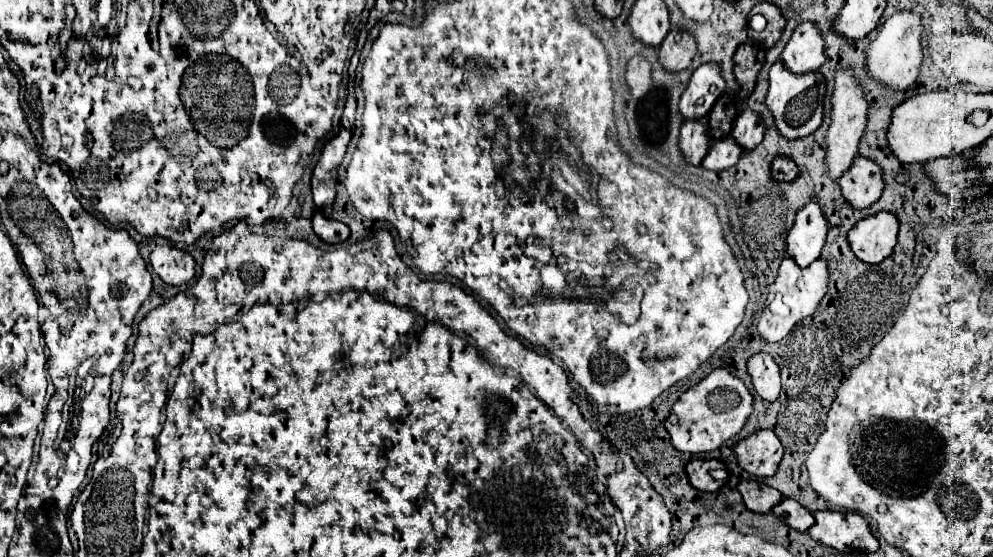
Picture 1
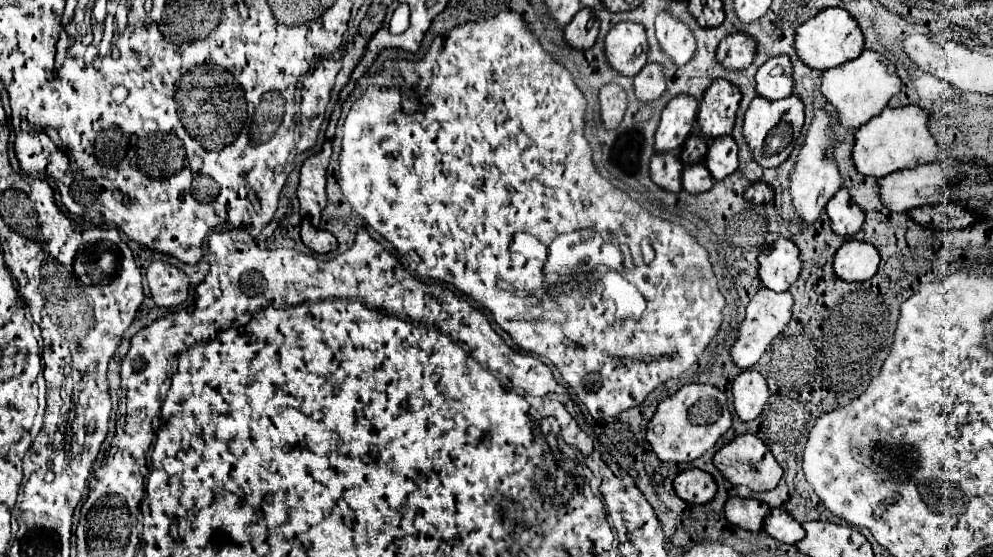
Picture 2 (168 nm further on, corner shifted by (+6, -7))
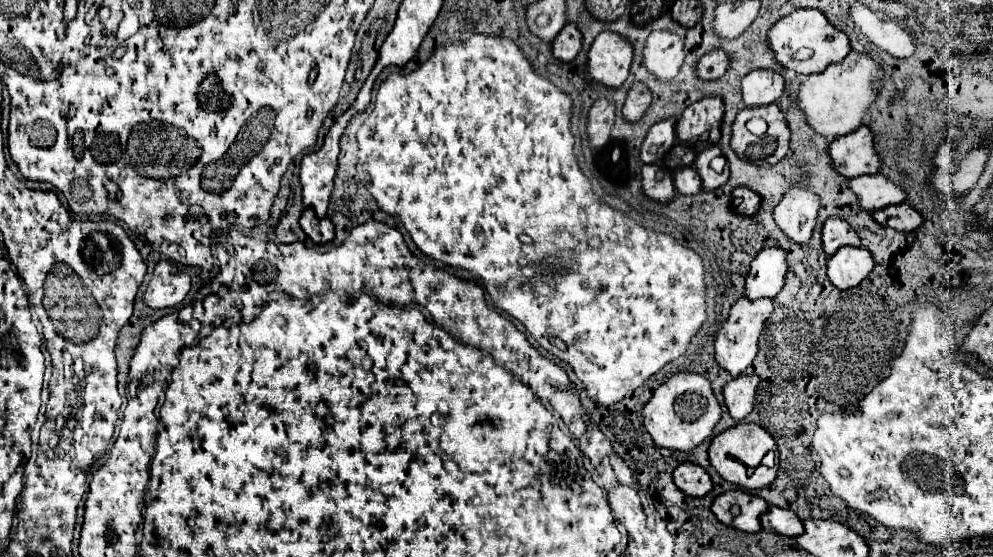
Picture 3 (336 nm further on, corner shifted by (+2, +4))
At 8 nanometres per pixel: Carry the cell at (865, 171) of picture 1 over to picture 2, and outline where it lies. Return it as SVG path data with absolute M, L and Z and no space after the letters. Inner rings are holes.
M838 191L830 203L826 205L826 213L832 221L832 231L836 235L842 235L844 239L850 239L856 235L864 223L864 213L860 207L854 207L850 199L846 199L846 191Z

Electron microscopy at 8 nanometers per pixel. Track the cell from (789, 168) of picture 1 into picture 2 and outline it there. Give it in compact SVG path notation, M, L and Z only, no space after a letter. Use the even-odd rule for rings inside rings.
M754 183L752 187L748 187L748 191L744 193L744 199L746 201L752 201L752 203L768 203L772 201L772 189L766 185L766 183Z

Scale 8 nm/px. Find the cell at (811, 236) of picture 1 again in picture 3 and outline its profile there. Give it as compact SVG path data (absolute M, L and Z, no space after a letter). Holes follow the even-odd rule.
M778 246L762 248L750 266L750 276L746 278L746 296L750 300L774 298L786 282L786 250Z

